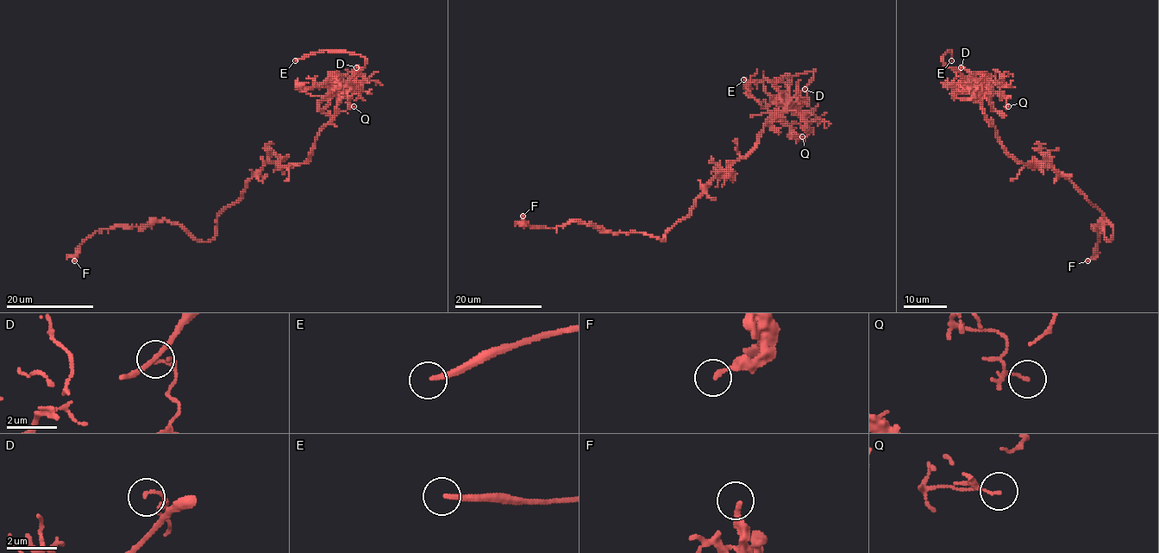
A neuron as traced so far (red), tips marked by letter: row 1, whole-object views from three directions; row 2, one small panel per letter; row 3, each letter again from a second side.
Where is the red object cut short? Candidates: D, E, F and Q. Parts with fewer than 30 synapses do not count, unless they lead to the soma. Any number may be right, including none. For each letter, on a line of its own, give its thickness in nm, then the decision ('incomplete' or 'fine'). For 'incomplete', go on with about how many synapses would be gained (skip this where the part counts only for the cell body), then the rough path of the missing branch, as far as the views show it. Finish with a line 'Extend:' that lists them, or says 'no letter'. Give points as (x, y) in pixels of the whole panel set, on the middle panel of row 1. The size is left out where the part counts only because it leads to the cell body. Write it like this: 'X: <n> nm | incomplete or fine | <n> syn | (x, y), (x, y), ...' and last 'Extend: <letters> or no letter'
D: 90 nm | fine
E: 200 nm | incomplete | (743, 79), (716, 79), (708, 88), (711, 96)
F: 190 nm | fine
Q: 90 nm | fine
Extend: E

